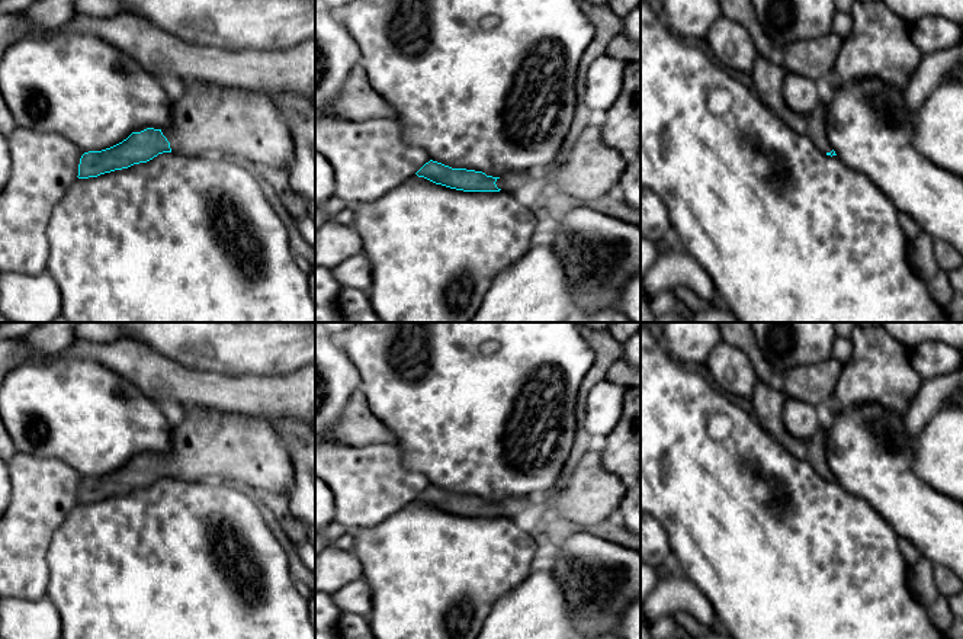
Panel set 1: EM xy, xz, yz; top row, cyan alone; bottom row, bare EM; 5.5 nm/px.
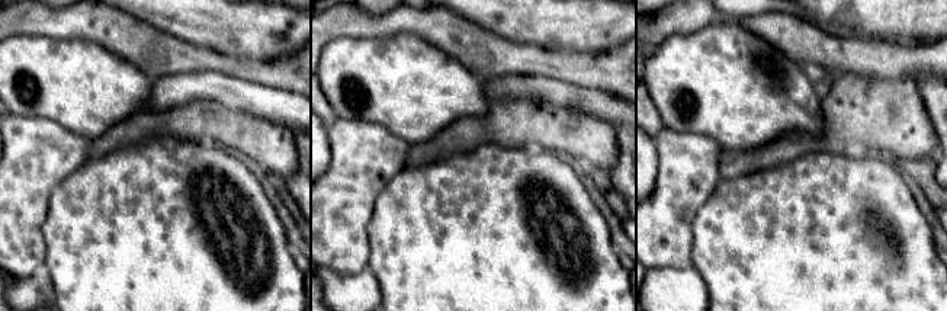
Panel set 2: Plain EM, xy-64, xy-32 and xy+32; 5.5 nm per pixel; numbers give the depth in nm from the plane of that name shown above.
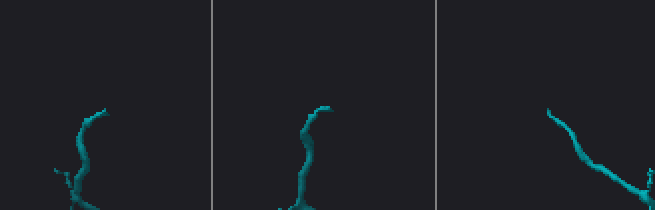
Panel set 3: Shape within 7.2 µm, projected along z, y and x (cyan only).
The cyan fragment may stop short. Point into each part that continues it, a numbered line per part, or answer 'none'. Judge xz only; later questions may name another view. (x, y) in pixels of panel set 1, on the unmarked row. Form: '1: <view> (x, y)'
1: xz (591, 494)

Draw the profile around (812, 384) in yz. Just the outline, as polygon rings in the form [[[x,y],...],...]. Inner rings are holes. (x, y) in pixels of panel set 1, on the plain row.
[[[831,357],[824,363],[787,370],[781,373],[784,395],[818,407],[834,394],[841,369],[842,363]]]

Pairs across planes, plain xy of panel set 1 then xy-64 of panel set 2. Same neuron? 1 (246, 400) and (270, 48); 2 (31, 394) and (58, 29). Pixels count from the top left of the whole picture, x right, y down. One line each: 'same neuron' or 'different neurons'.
1: different neurons
2: different neurons

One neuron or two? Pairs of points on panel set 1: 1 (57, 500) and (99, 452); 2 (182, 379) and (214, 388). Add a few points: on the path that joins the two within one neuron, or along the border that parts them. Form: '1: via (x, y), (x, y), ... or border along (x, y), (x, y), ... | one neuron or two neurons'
1: border along (50, 458), (66, 462), (83, 478) | two neurons
2: via (189, 387), (206, 388) | one neuron

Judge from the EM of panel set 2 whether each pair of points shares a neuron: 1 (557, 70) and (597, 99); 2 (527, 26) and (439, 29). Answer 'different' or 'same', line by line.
1: different
2: different

